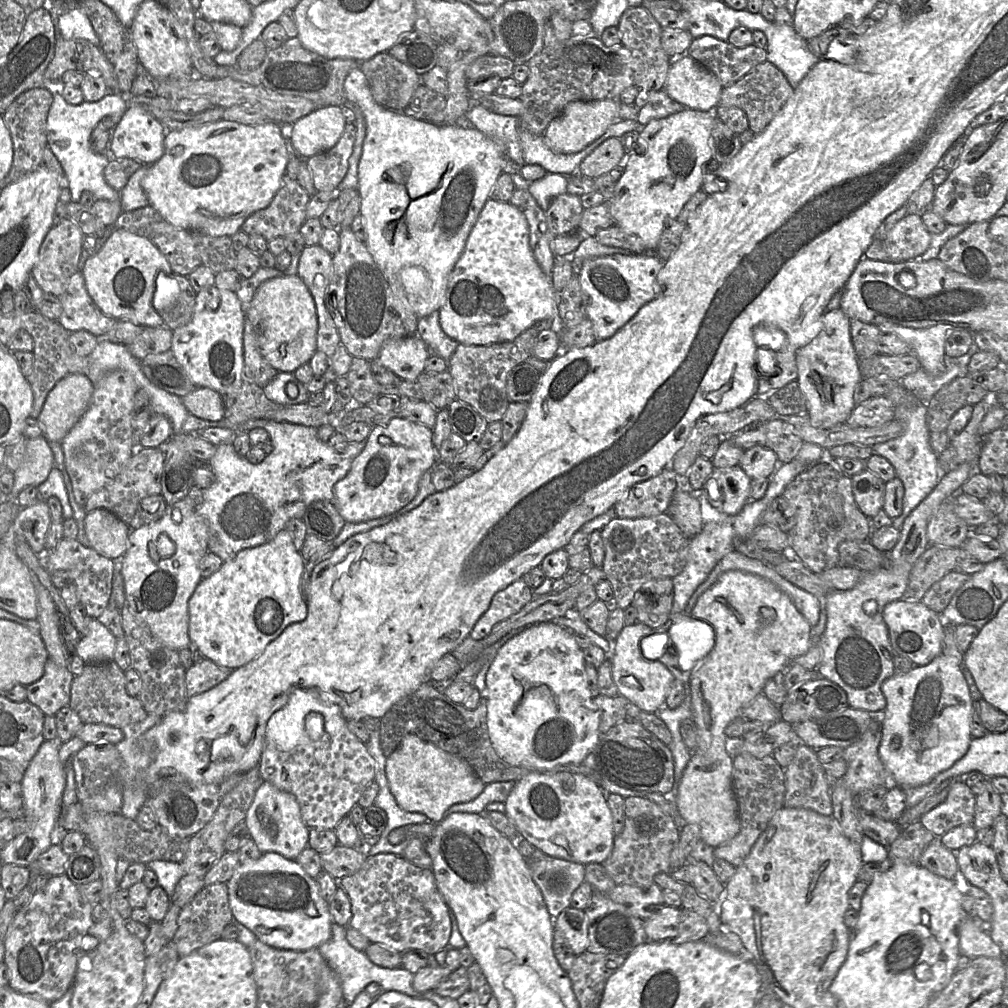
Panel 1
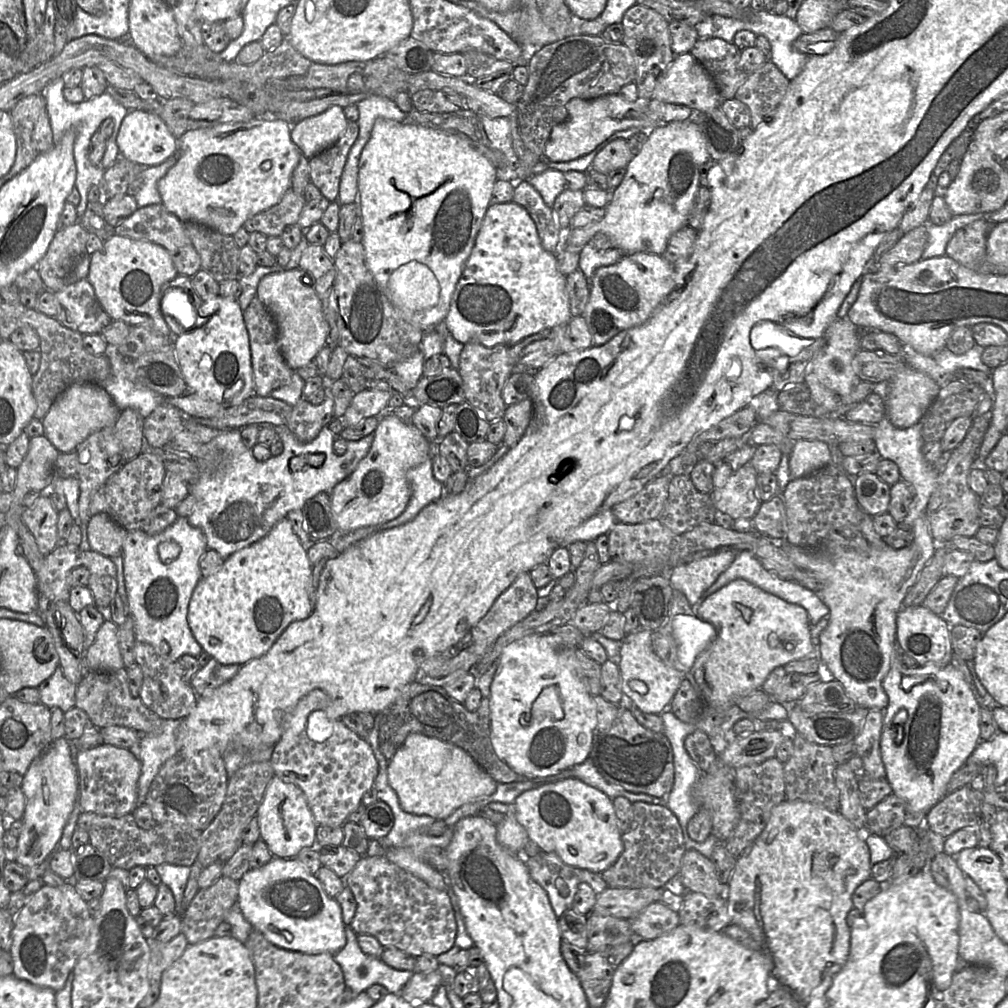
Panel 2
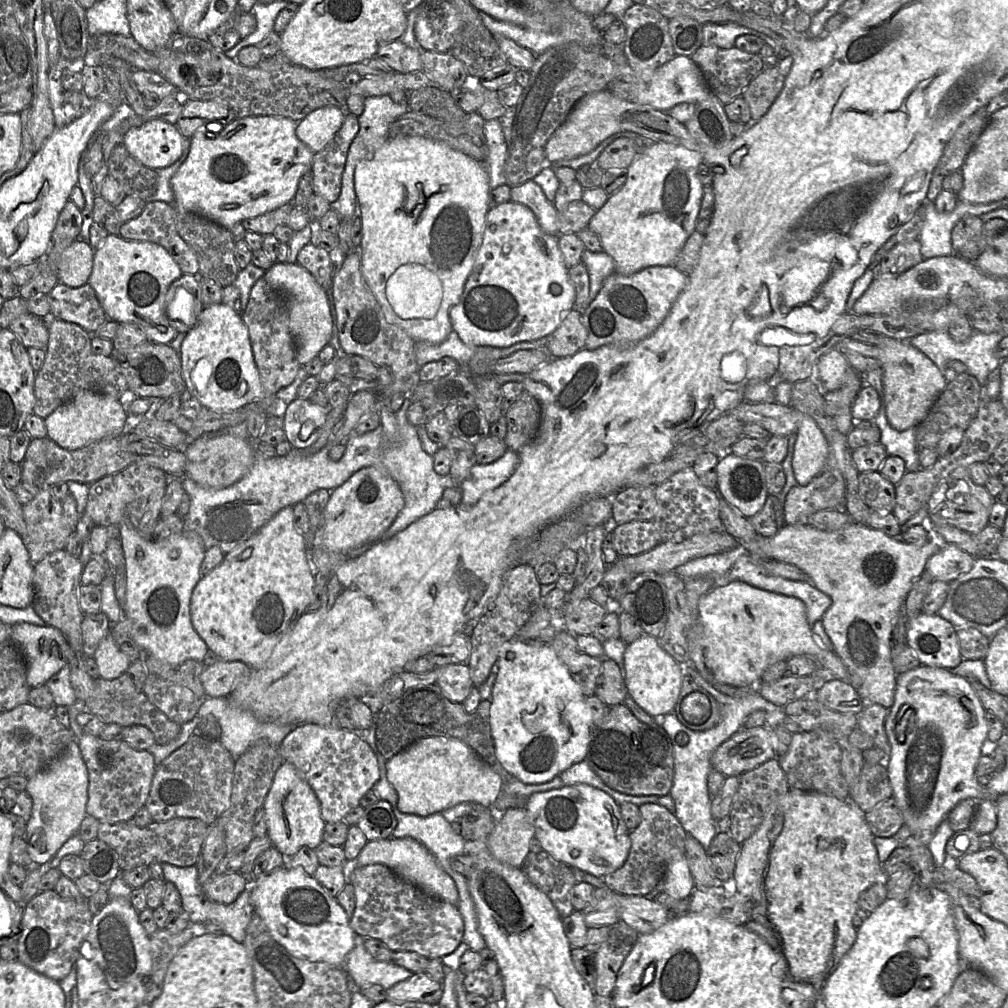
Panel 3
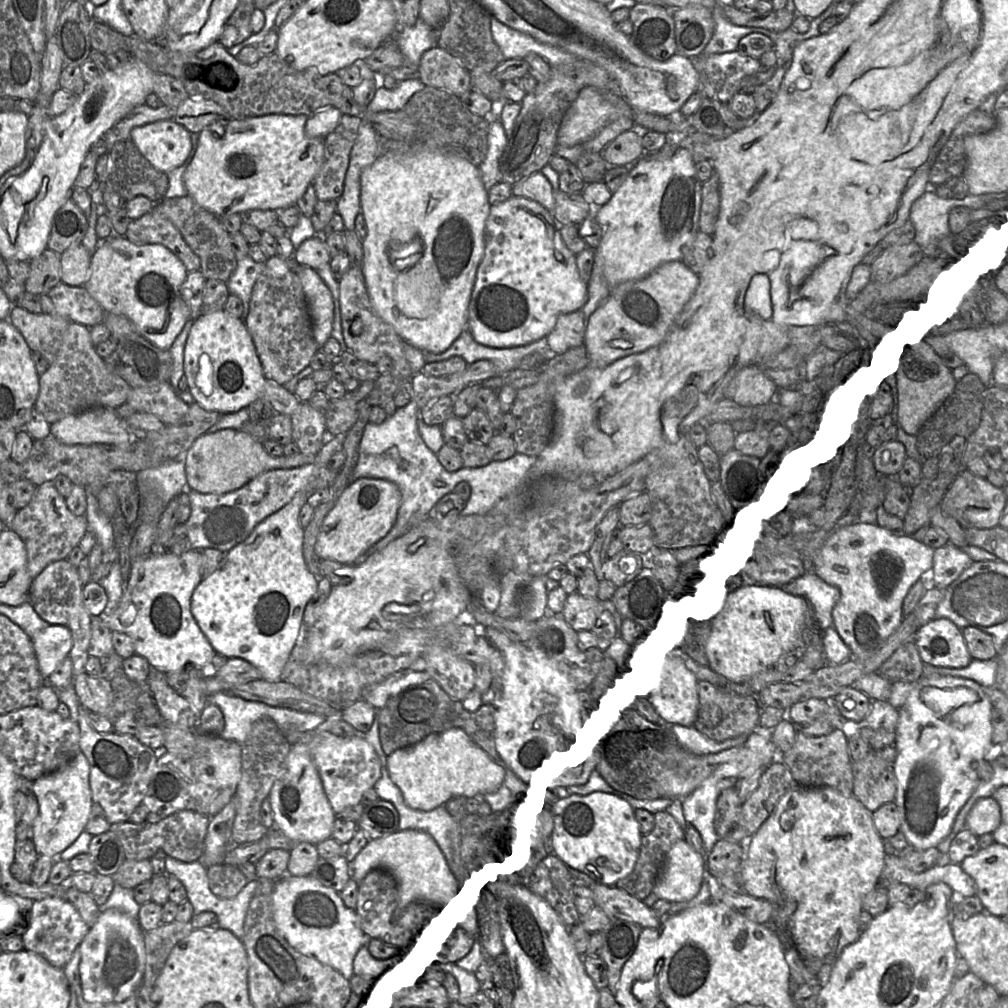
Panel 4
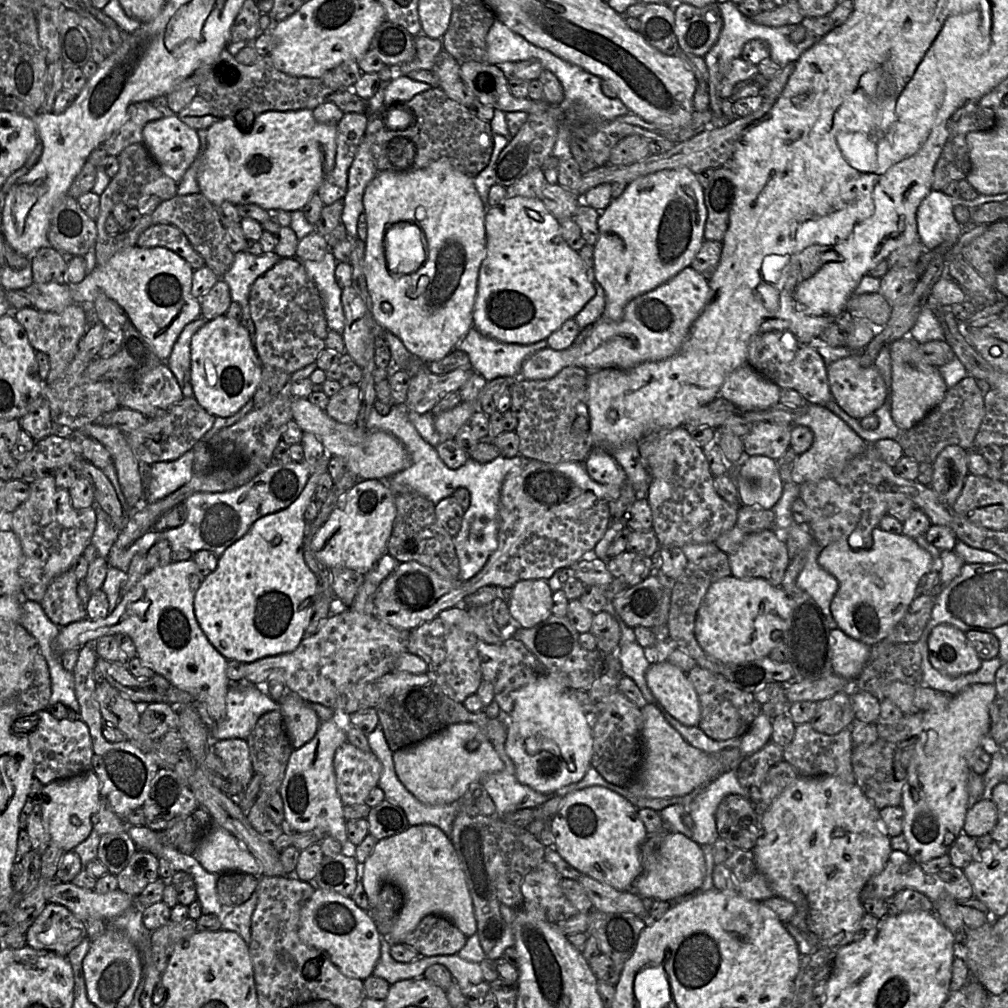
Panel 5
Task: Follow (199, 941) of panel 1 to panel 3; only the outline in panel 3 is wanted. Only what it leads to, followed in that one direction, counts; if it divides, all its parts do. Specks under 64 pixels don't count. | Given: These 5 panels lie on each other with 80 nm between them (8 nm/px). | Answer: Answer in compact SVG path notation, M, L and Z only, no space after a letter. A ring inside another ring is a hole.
M239 872L227 874L214 873L202 886L203 893L214 902L230 904L249 887L246 878Z

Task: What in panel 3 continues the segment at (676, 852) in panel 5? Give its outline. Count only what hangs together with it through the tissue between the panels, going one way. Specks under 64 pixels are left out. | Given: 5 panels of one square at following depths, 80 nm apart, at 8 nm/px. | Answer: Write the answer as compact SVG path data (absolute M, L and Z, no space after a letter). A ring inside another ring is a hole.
M685 856L671 860L656 889L664 891L677 900L689 899L695 889L695 884Z

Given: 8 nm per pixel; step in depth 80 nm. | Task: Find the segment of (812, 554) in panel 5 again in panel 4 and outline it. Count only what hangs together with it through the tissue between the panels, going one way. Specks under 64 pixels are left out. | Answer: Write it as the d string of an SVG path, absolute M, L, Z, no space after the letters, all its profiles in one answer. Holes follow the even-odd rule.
M806 571L787 584L775 587L805 599L823 629L833 627L832 609L840 597L837 587L826 583L813 571Z

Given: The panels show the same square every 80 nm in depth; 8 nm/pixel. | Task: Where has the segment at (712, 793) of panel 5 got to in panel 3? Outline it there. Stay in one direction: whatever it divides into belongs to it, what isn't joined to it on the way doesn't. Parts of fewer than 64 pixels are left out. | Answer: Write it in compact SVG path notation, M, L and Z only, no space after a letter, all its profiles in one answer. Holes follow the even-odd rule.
M673 713L655 718L667 733L672 743L674 756L674 776L670 789L670 796L675 804L675 816L679 820L687 835L691 835L699 841L707 851L716 836L716 821L712 818L710 810L710 796L707 787L707 777L712 769L710 757L713 752L704 748L687 748L691 734L699 734L699 730L693 730L683 725Z

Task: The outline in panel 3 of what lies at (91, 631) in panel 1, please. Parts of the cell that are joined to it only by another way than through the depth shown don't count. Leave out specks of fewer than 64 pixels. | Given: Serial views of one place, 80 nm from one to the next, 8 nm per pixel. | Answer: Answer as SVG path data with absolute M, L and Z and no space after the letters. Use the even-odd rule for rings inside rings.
M111 634L106 635L99 643L94 655L101 678L114 679L126 673L130 661L117 647Z

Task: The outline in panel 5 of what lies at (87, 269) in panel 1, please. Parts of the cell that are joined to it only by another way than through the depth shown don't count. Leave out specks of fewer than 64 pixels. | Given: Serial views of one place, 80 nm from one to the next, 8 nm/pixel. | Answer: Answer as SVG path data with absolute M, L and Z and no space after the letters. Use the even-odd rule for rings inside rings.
M135 245L118 251L105 264L95 265L81 282L68 286L71 297L77 304L93 303L100 293L114 300L121 306L156 356L162 362L166 362L183 328L201 316L199 300L191 294L193 271L183 258L165 247L141 248Z

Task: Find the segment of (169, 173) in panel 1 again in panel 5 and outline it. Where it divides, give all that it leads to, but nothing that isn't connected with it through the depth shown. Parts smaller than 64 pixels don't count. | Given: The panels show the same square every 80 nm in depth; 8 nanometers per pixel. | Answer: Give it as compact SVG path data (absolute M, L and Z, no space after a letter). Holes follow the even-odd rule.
M300 109L294 111L266 111L254 116L252 124L249 122L238 123L235 118L224 117L207 128L207 146L203 154L203 163L197 172L199 193L203 194L214 206L227 201L234 205L256 204L273 213L277 210L296 211L301 210L310 197L317 192L324 179L332 171L335 165L337 124L317 122L313 116L313 110Z

